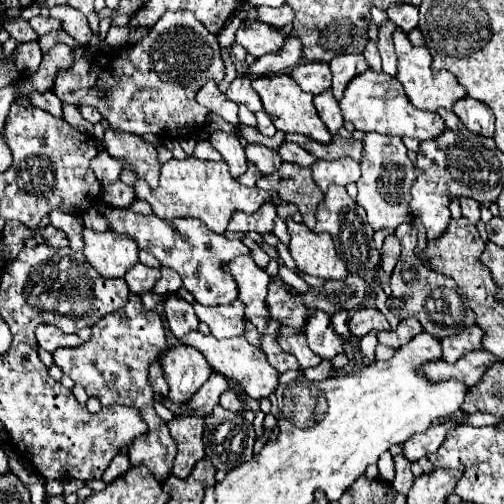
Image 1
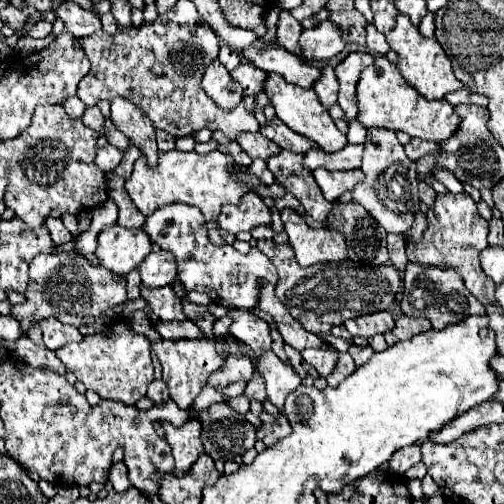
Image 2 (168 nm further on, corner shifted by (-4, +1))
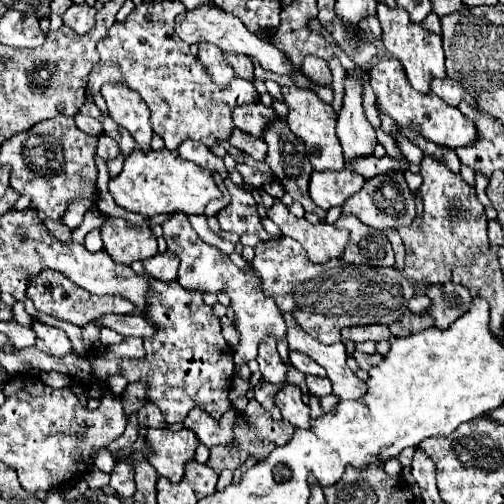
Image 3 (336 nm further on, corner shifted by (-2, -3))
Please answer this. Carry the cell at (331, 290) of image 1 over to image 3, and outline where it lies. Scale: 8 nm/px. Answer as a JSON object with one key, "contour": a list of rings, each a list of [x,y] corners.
{"contour":[[[292,238],[258,242],[254,252],[252,268],[260,278],[264,296],[274,298],[282,312],[290,312],[304,332],[324,344],[338,342],[344,326],[392,324],[408,314],[406,304],[414,296],[414,284],[398,268],[356,266],[338,258],[326,264],[314,264],[306,250]]]}

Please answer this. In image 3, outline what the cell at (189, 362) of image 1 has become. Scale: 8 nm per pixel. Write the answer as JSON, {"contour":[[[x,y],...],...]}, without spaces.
{"contour":[[[150,278],[146,292],[144,318],[156,328],[154,336],[144,338],[146,356],[120,362],[120,376],[128,382],[146,382],[146,400],[162,410],[168,424],[182,422],[186,414],[200,406],[210,418],[220,416],[232,406],[228,392],[234,378],[232,350],[220,332],[220,320],[204,302],[206,292],[182,288],[178,282]]]}

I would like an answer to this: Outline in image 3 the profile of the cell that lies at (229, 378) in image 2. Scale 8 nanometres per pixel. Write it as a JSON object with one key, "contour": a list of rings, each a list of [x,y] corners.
{"contour":[[[182,212],[174,214],[174,218],[164,222],[162,228],[164,228],[164,240],[168,242],[168,250],[180,258],[178,282],[184,288],[204,288],[204,292],[214,292],[214,294],[222,290],[228,294],[230,308],[238,318],[238,332],[240,332],[240,344],[234,354],[236,364],[246,364],[248,360],[256,358],[258,344],[266,336],[274,336],[278,340],[286,338],[286,324],[282,312],[276,308],[274,300],[262,296],[262,290],[258,288],[258,280],[254,280],[254,270],[250,268],[250,264],[246,270],[240,270],[224,252],[220,252],[210,244],[204,244],[192,230],[188,218]]]}

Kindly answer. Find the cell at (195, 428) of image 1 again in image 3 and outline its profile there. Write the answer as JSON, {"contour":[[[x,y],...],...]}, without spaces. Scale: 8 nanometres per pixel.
{"contour":[[[148,428],[146,442],[150,444],[150,464],[160,476],[178,484],[184,476],[184,466],[194,458],[198,438],[194,432],[182,428],[180,432],[170,432],[166,428]]]}

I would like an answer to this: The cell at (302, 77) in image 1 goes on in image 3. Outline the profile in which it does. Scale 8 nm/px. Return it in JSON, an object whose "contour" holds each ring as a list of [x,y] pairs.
{"contour":[[[202,4],[194,10],[186,10],[184,14],[176,16],[176,24],[174,24],[176,34],[188,42],[188,44],[198,44],[198,42],[212,42],[216,46],[220,46],[224,52],[242,52],[250,58],[256,58],[262,68],[274,72],[274,74],[290,74],[286,72],[286,58],[284,54],[270,42],[260,40],[258,36],[254,36],[254,32],[250,32],[236,16],[232,16],[230,12],[224,12],[216,6],[210,4]]]}

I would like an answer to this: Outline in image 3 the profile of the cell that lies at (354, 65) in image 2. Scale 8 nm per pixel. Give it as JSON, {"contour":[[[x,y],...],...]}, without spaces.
{"contour":[[[346,76],[344,106],[338,116],[336,132],[348,164],[356,158],[366,158],[374,154],[374,146],[378,144],[378,140],[372,124],[366,120],[362,110],[362,86],[358,78]]]}

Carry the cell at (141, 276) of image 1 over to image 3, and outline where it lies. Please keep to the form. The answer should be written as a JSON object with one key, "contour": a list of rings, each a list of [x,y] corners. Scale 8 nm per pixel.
{"contour":[[[170,250],[156,254],[152,258],[146,258],[142,264],[150,278],[156,278],[162,282],[174,282],[178,276],[178,256]]]}

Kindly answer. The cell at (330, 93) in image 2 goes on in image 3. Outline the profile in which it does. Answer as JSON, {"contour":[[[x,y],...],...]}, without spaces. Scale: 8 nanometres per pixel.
{"contour":[[[308,54],[302,62],[302,70],[306,72],[306,76],[310,76],[310,80],[314,80],[318,84],[324,84],[324,86],[332,84],[332,74],[328,70],[328,64],[326,64],[326,60],[322,60],[318,56]]]}

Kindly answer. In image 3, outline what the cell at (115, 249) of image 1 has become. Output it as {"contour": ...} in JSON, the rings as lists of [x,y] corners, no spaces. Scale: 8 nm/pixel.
{"contour":[[[108,218],[104,222],[102,242],[110,258],[126,266],[158,254],[156,238],[150,226],[132,226],[122,218]]]}

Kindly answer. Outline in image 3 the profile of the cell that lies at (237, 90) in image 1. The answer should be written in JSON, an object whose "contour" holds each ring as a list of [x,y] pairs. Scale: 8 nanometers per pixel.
{"contour":[[[228,54],[226,60],[230,60],[236,76],[244,78],[244,80],[250,80],[250,76],[254,76],[254,66],[252,66],[252,60],[248,56],[242,56],[242,54]]]}

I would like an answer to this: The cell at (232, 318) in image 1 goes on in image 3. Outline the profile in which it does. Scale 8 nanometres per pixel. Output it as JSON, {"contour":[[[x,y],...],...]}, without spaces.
{"contour":[[[268,336],[260,344],[256,360],[260,362],[260,372],[266,382],[270,382],[270,384],[284,384],[286,382],[286,366],[276,350],[276,340],[272,336]]]}

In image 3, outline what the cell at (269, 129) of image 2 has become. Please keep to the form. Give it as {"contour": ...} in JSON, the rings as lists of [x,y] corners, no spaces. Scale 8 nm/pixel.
{"contour":[[[260,100],[236,106],[232,110],[234,126],[258,138],[262,136],[262,128],[266,128],[266,120],[270,120],[270,116],[274,116],[274,110],[264,106]]]}

